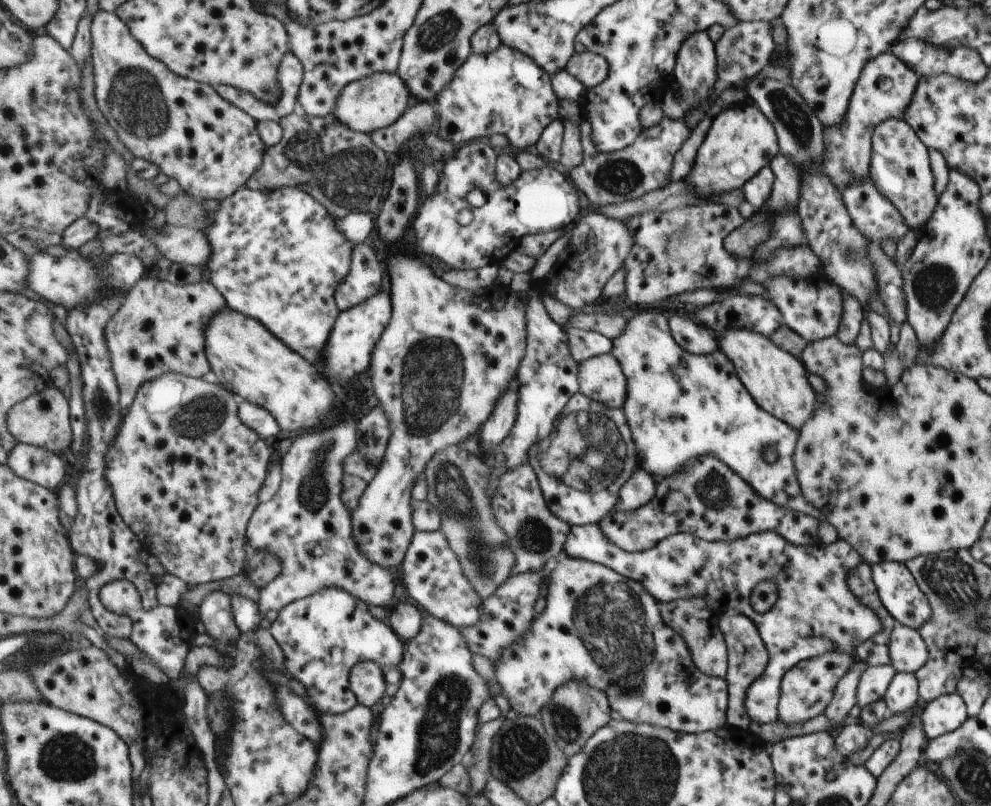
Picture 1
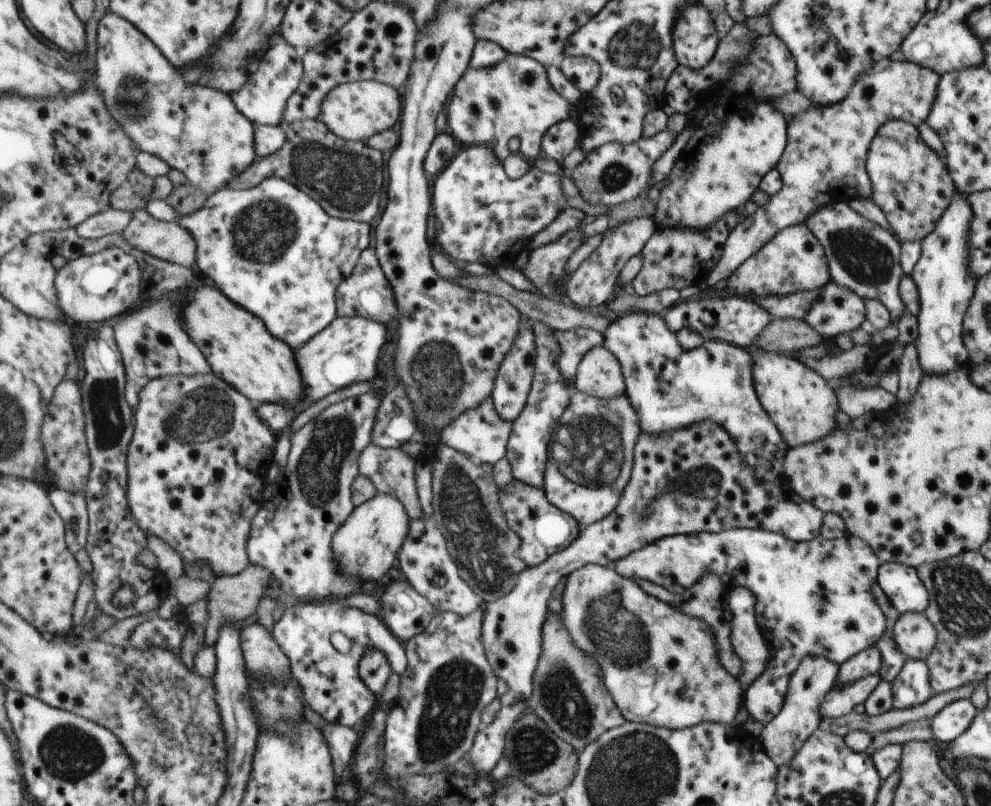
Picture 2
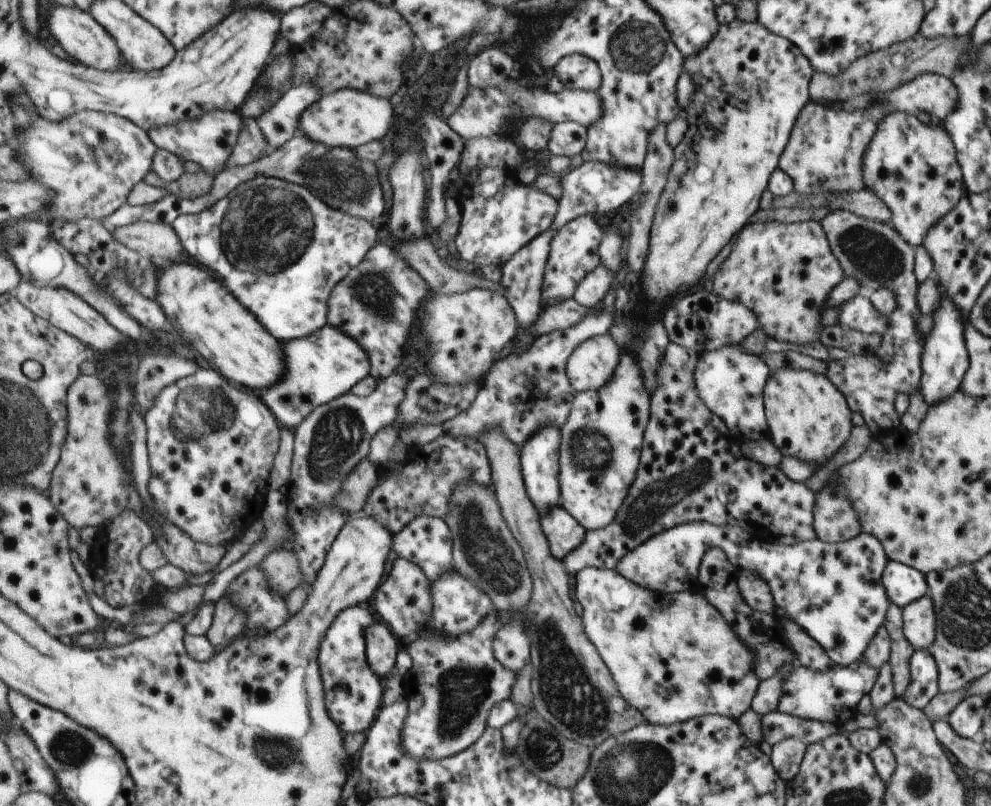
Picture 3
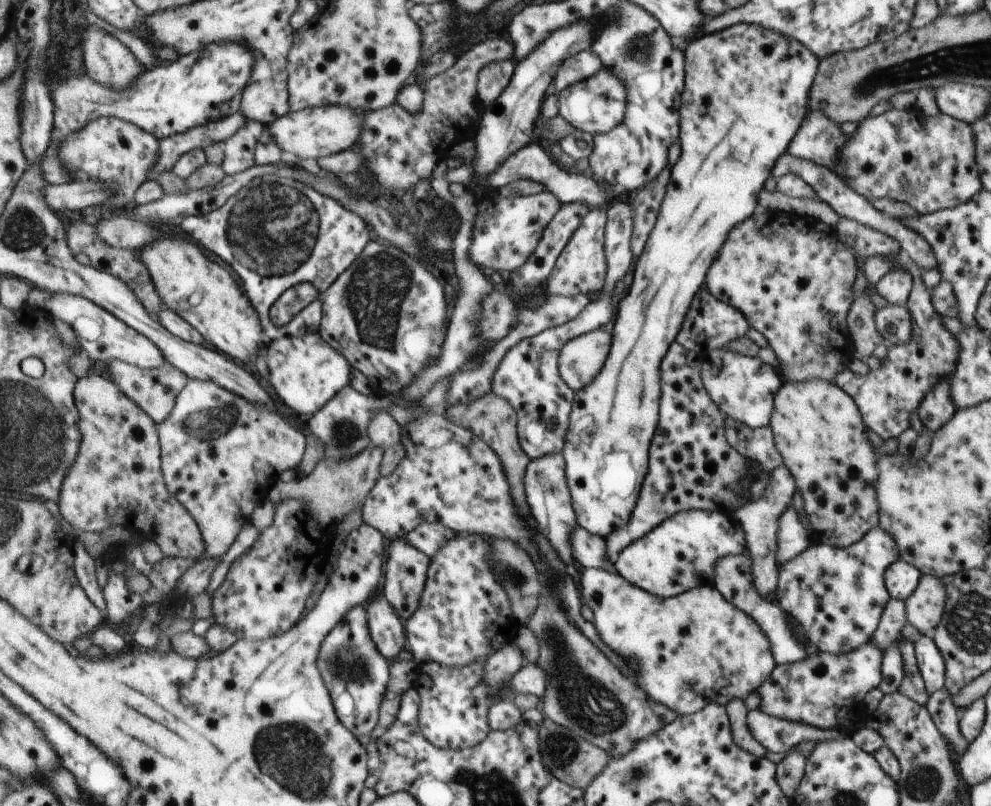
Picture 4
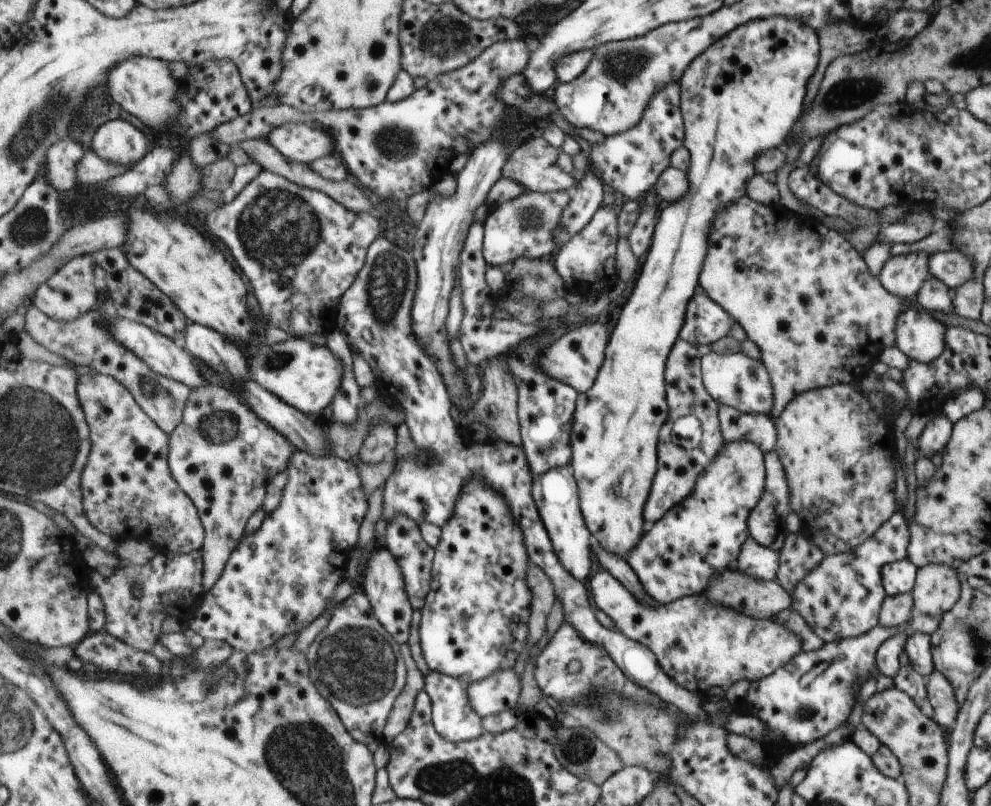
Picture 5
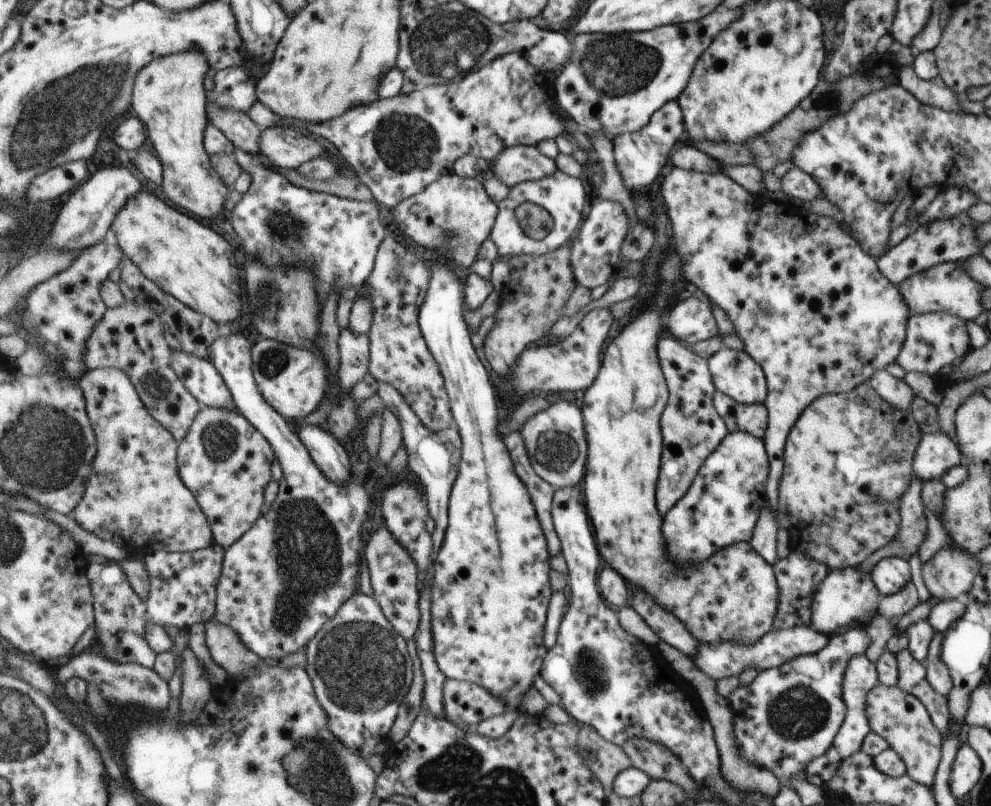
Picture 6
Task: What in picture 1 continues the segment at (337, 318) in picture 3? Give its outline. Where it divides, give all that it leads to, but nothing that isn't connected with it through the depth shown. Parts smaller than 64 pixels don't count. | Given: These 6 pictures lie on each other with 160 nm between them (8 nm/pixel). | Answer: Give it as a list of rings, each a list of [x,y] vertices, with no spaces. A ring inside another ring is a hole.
[[[358,244],[354,250],[350,274],[337,292],[341,312],[356,307],[385,290],[383,266],[371,246]]]

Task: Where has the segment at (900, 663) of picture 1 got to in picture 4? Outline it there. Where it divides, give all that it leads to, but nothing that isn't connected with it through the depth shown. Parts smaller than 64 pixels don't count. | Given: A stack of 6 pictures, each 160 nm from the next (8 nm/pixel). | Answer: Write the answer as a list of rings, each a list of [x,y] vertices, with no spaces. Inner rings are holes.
[[[921,576],[917,589],[904,601],[906,624],[915,628],[919,636],[931,636],[943,614],[943,600],[945,588],[939,577]]]

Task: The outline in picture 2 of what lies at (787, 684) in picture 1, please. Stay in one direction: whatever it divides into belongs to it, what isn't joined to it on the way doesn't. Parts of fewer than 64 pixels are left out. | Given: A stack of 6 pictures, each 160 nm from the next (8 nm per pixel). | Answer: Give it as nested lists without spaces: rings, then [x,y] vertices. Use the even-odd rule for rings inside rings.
[[[807,655],[802,658],[797,670],[790,677],[782,708],[769,721],[763,724],[759,734],[763,750],[774,761],[776,767],[787,766],[811,733],[820,725],[818,706],[829,696],[837,682],[838,666],[826,657]]]

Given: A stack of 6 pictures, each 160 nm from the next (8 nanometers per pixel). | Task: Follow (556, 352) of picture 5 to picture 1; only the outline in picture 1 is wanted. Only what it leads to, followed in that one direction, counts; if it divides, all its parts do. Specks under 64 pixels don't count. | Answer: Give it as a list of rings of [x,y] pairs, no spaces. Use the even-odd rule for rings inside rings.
[[[610,352],[581,361],[578,377],[579,393],[607,408],[621,408],[626,397],[626,380]]]

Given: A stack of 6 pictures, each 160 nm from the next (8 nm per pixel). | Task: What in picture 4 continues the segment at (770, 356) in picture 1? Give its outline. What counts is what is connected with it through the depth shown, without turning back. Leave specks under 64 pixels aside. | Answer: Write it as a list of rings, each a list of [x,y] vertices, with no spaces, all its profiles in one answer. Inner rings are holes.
[[[811,378],[805,382],[782,381],[781,388],[774,393],[768,426],[775,449],[781,456],[782,466],[793,476],[799,496],[803,499],[814,542],[817,540],[826,546],[846,548],[878,527],[878,506],[875,500],[877,455],[873,454],[874,447],[867,440],[868,428],[863,424],[854,400],[827,380]]]

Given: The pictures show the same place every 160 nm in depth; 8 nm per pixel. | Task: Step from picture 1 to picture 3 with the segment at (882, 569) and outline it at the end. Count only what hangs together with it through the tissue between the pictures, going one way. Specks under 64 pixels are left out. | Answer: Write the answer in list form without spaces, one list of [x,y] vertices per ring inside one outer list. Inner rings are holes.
[[[889,561],[880,578],[889,601],[900,609],[927,594],[925,575],[906,564]]]

